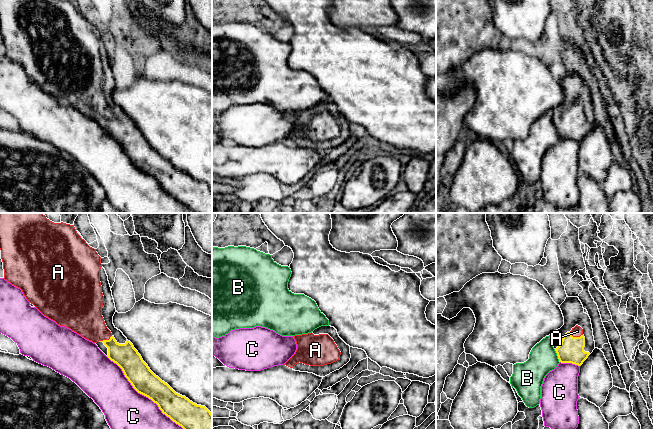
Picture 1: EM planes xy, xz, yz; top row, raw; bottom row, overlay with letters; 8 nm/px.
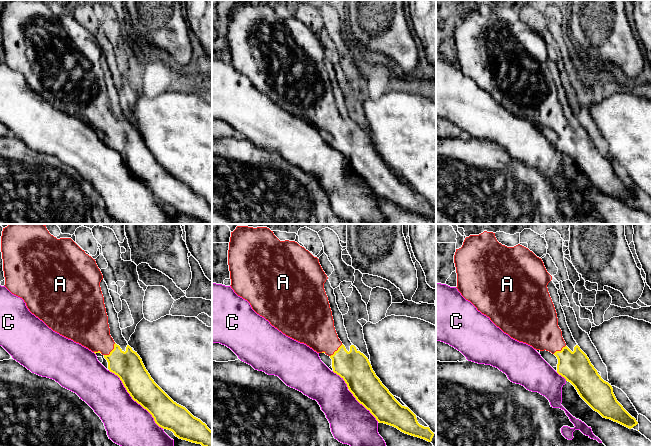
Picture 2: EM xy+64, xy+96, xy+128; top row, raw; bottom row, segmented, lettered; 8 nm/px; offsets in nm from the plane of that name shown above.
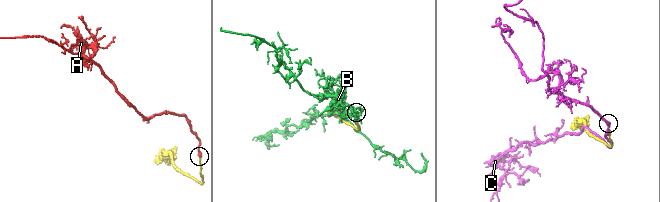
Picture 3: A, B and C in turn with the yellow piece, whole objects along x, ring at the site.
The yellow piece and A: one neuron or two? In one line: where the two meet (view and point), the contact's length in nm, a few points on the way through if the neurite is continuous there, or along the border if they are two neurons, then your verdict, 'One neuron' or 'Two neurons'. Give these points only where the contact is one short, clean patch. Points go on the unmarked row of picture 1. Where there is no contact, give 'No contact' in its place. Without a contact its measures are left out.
Touches yellow at xy (105, 116). Shared border 120 nm. Path across: xy (125, 131), (121, 130), (105, 116), (84, 93). One neuron

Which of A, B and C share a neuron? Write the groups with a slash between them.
A / B / C

